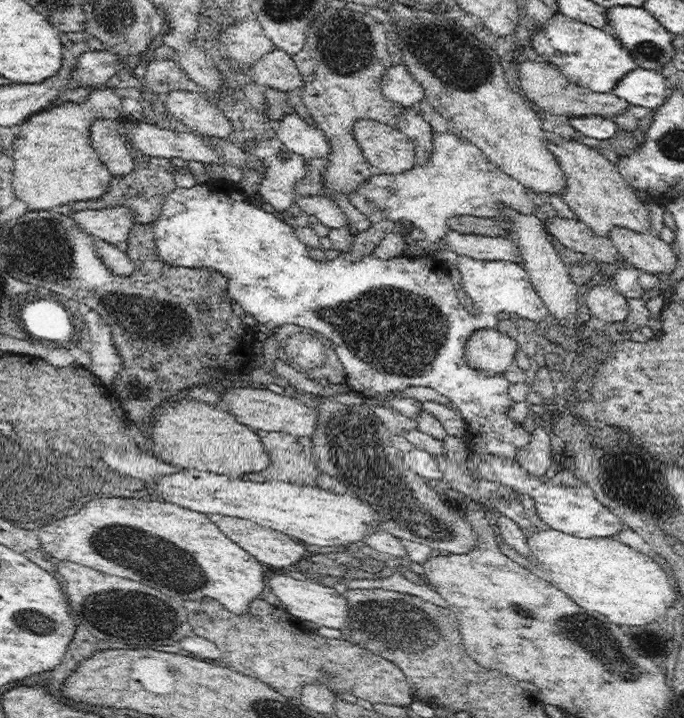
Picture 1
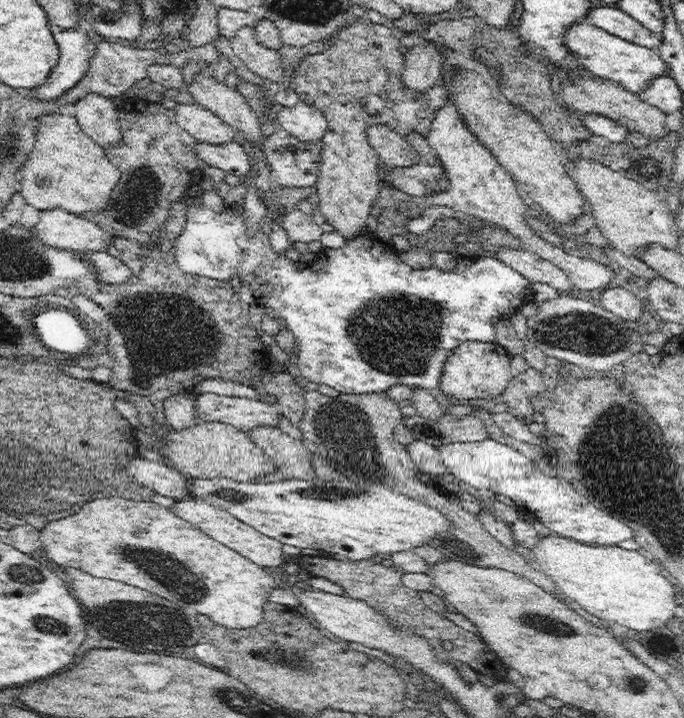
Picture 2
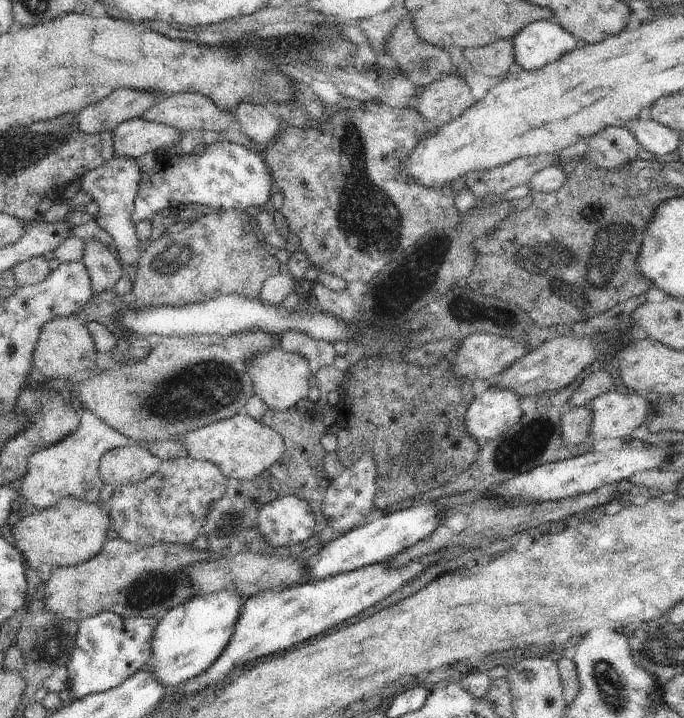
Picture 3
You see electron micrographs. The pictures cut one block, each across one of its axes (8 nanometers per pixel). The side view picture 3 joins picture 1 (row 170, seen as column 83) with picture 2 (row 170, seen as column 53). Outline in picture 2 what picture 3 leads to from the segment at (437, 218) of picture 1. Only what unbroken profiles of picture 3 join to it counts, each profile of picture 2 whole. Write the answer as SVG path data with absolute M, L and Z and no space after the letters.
M448 100L450 104L444 106L440 112L436 112L436 118L432 122L432 128L428 132L430 146L438 152L438 158L444 164L444 172L448 178L448 186L442 192L432 192L424 196L424 202L430 206L448 206L454 210L456 216L474 216L480 220L490 220L494 226L500 226L508 230L514 238L520 240L520 244L528 250L534 250L536 256L552 262L558 270L562 270L574 290L586 290L592 294L600 294L608 286L616 284L616 274L608 270L608 266L602 266L588 258L578 258L576 254L568 254L564 248L550 246L546 240L542 240L530 226L528 226L528 206L518 196L518 186L514 178L498 164L498 160L490 154L488 148L480 144L476 134L468 128L466 120L460 116L458 108Z

